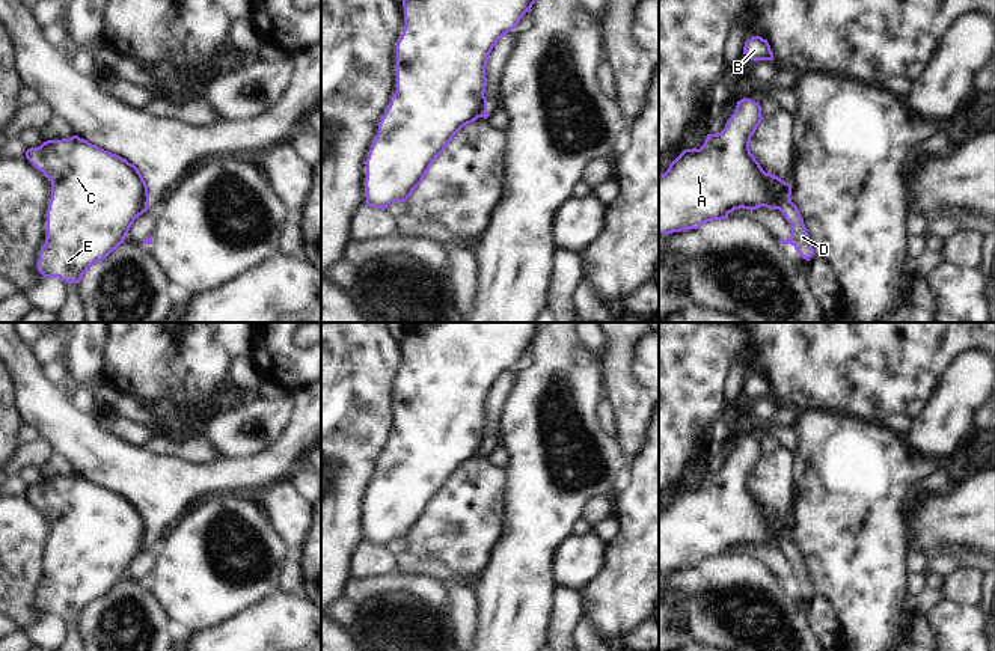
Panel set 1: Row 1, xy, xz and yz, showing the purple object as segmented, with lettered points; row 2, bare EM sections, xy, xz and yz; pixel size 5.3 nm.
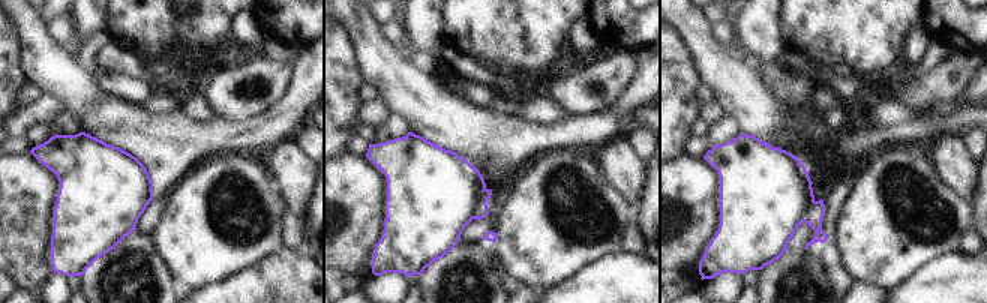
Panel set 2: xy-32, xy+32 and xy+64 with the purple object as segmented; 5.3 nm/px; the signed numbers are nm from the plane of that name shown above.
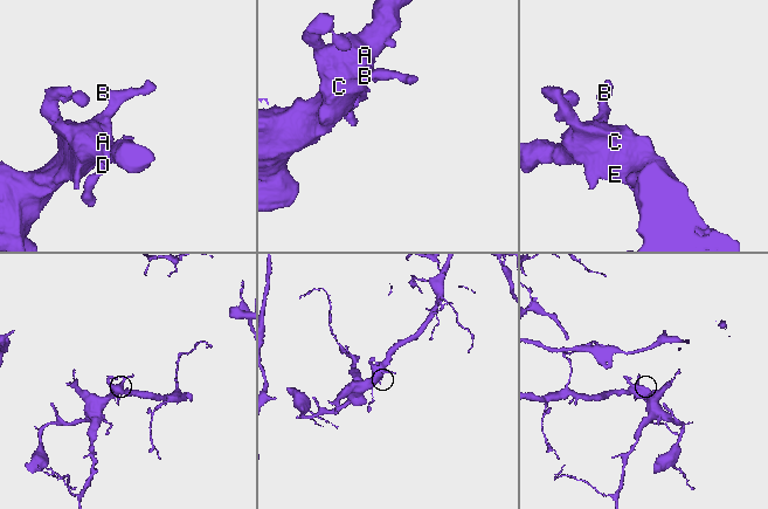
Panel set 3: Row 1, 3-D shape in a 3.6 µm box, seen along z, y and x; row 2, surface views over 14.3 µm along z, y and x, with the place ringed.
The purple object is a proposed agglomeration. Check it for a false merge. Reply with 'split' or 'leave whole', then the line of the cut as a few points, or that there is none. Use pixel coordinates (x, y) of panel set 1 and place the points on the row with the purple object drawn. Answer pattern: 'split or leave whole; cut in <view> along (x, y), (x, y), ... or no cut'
split; cut in yz along (789, 196), (780, 201), (778, 208)

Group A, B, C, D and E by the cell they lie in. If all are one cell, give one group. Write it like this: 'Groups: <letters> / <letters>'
Groups: A B C E / D

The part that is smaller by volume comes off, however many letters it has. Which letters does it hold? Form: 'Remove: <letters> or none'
Remove: D

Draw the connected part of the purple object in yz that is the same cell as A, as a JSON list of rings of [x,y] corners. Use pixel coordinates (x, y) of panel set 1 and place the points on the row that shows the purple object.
[[[743,98],[721,133],[707,134],[700,149],[684,149],[669,164],[659,176],[659,234],[700,229],[703,223],[728,219],[740,208],[781,208],[781,199],[791,196],[791,185],[766,173],[749,149],[751,137],[763,119],[761,105]]]

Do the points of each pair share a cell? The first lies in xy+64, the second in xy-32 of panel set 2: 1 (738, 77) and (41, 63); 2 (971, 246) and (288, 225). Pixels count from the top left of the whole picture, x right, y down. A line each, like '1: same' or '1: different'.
1: same
2: same

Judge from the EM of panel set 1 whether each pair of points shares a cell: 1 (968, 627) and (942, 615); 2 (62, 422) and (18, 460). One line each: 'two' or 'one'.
1: one
2: two

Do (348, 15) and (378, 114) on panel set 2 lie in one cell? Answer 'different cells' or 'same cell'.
different cells

